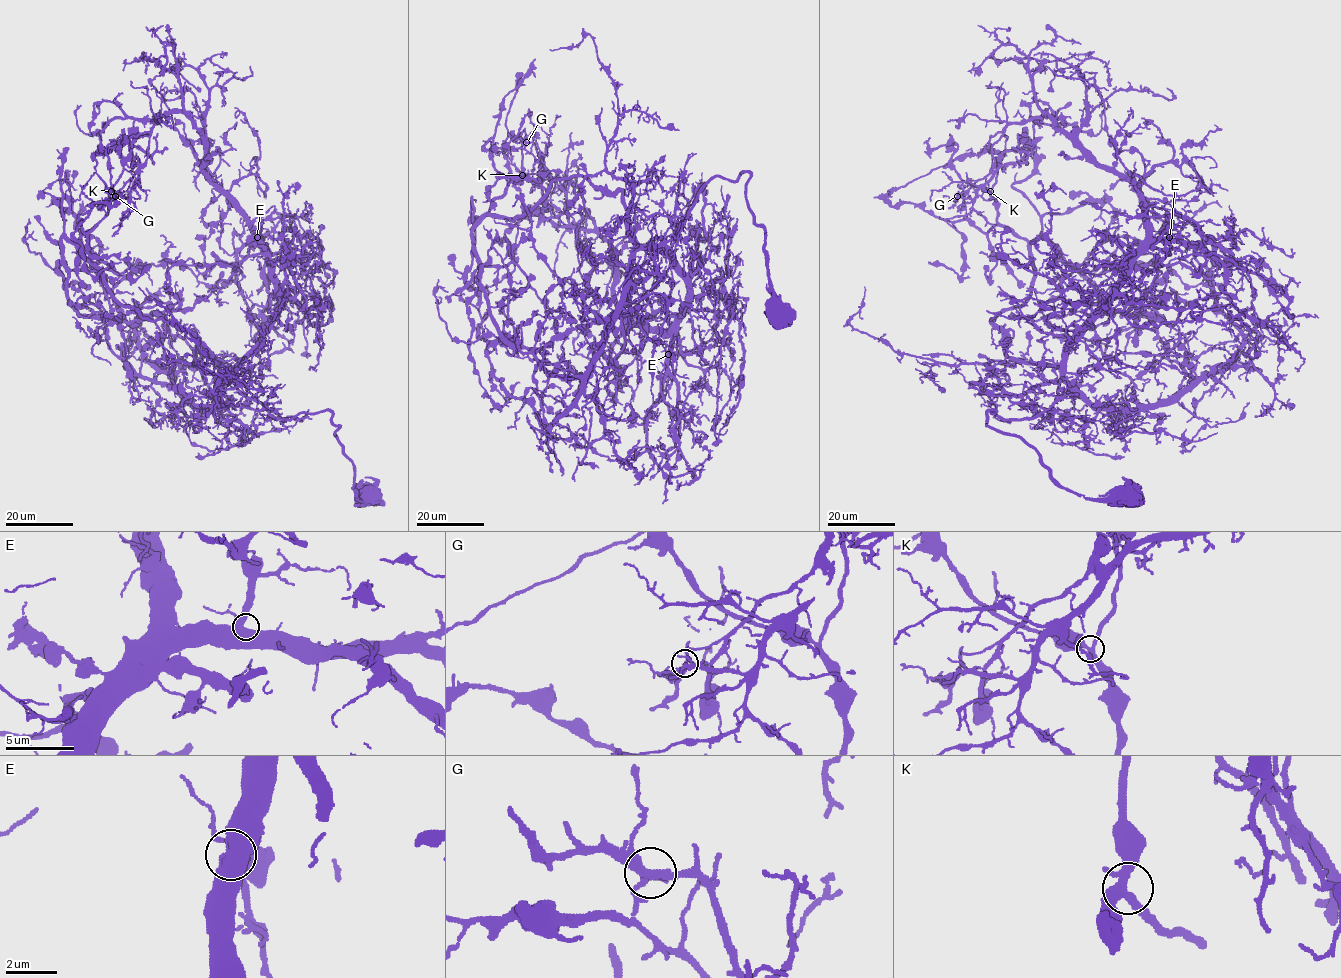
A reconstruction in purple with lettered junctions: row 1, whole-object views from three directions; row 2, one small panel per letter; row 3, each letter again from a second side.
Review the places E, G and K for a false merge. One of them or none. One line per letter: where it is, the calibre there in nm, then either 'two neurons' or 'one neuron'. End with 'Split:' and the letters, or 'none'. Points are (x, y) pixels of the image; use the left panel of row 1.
E: (257, 237) | 500 nm | one neuron
G: (115, 196) | 280 nm | two neurons
K: (111, 191) | 360 nm | one neuron
Split: G

